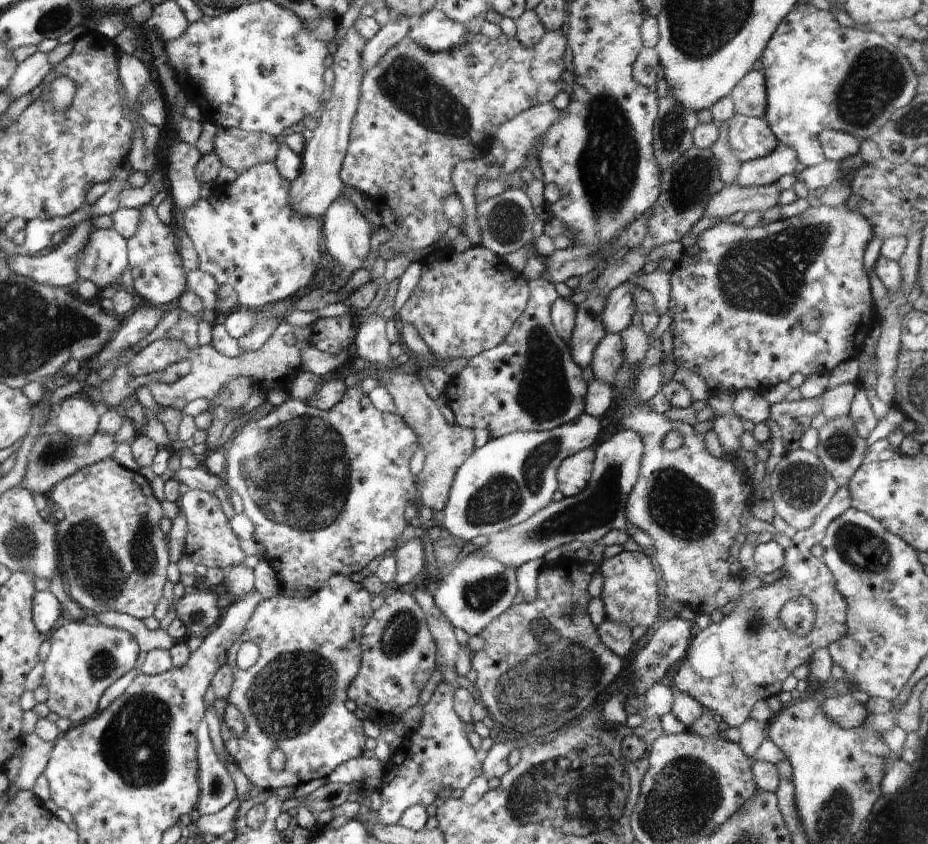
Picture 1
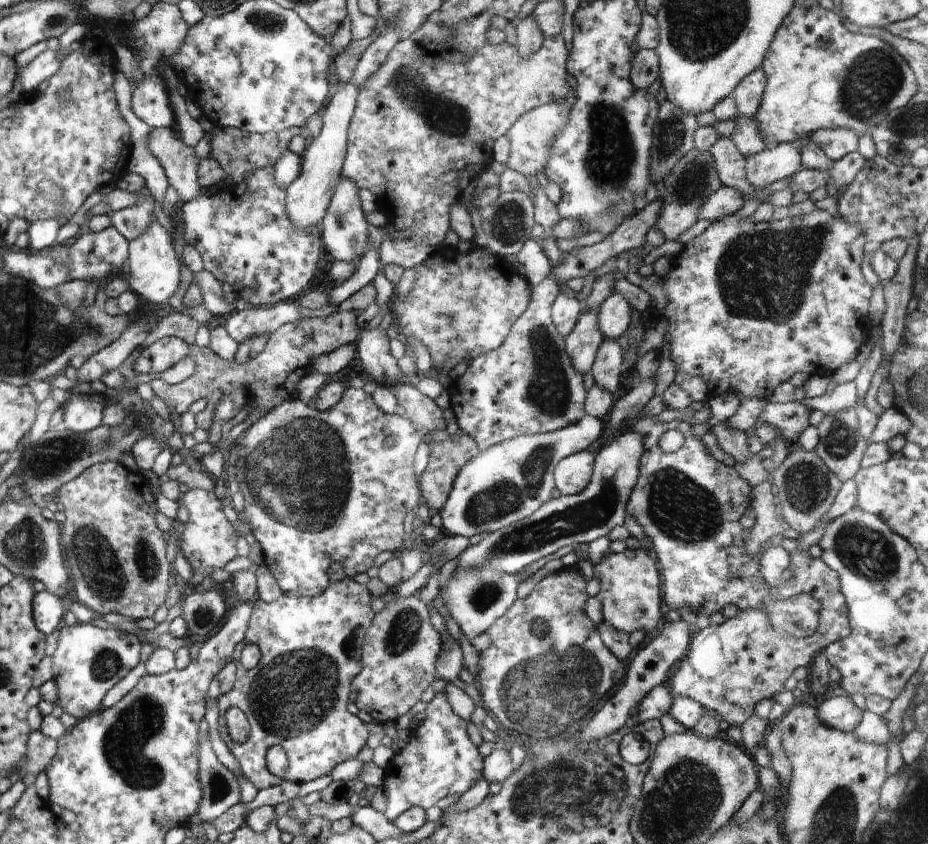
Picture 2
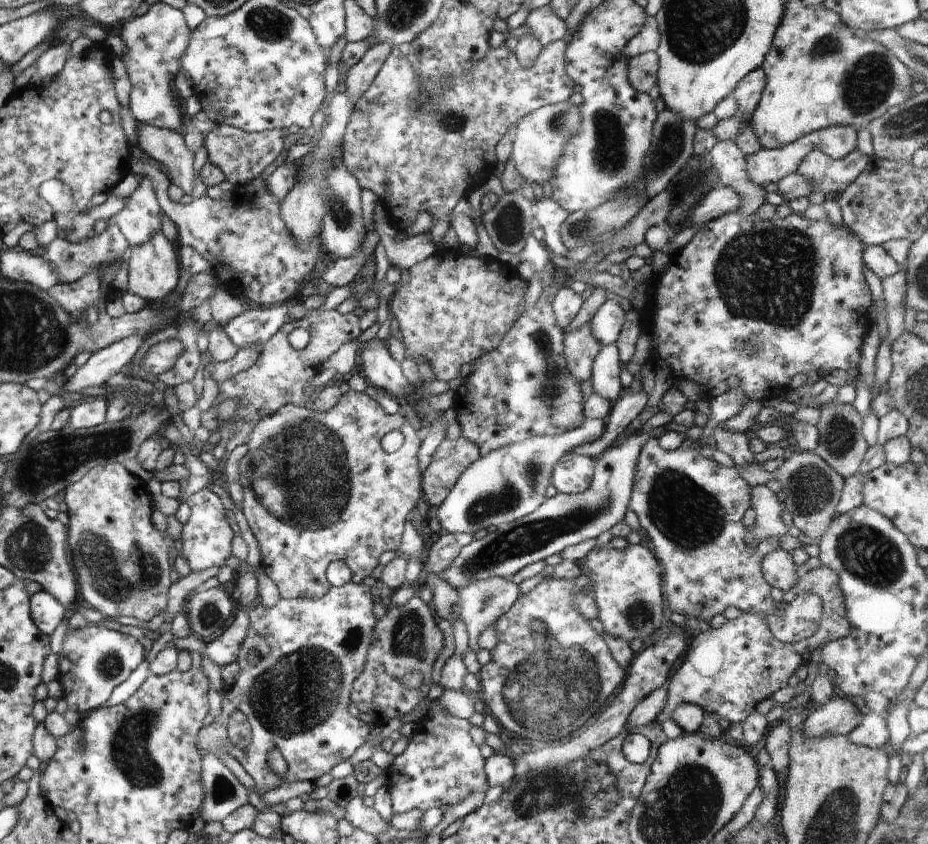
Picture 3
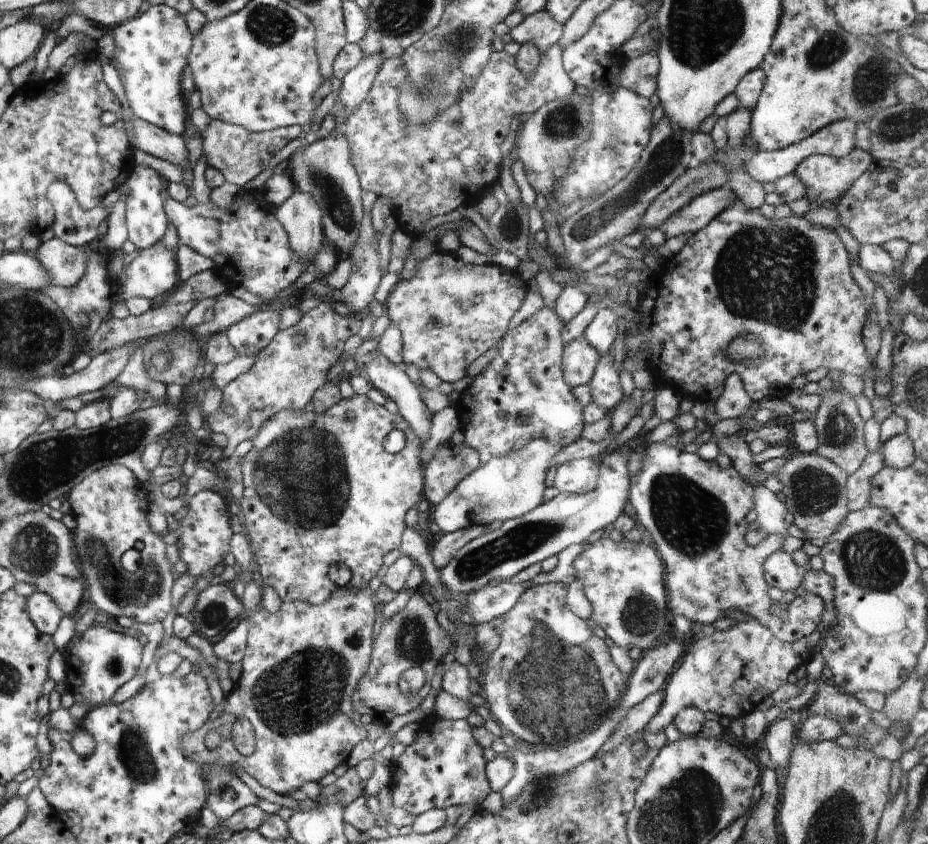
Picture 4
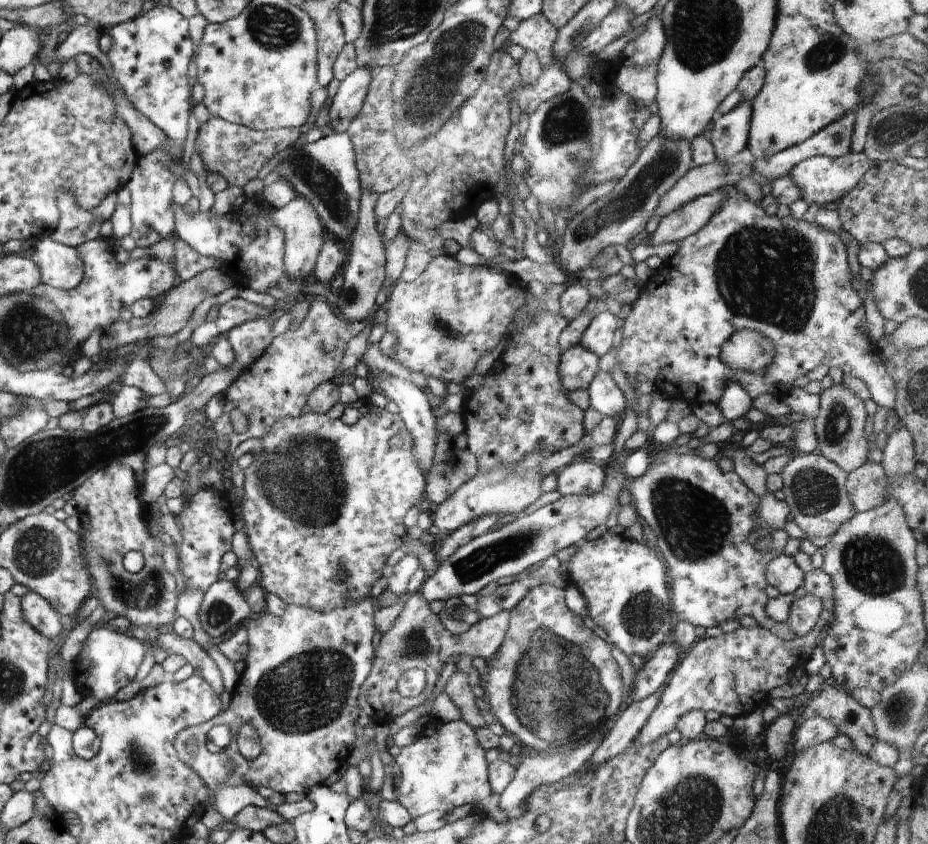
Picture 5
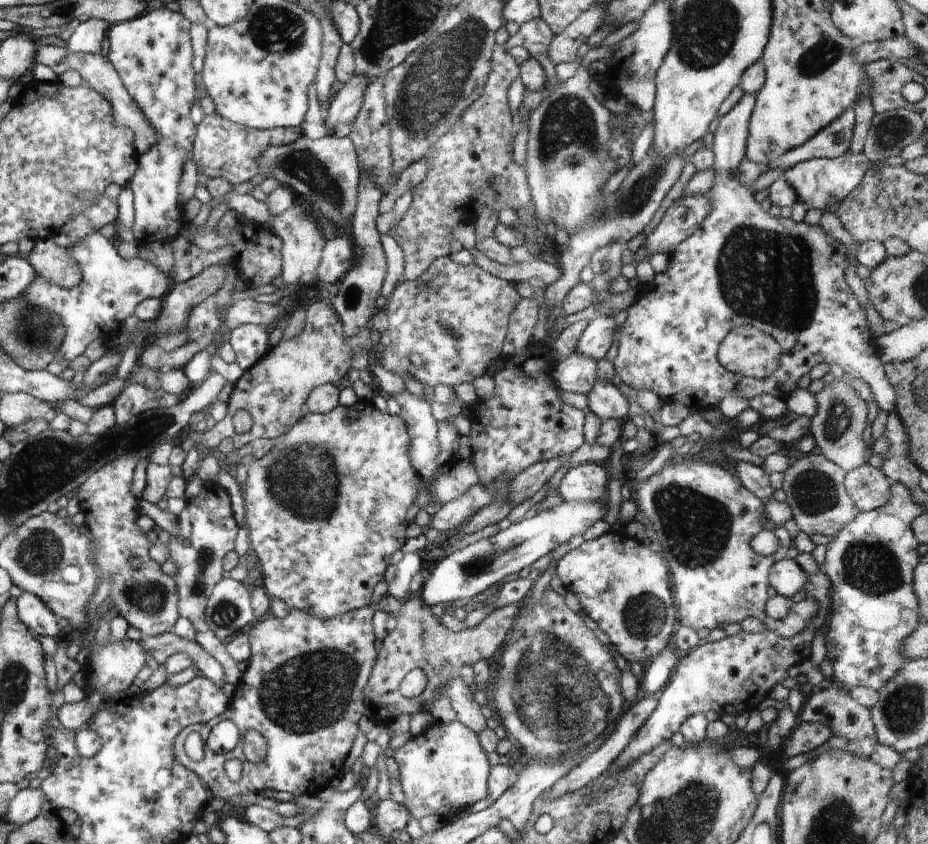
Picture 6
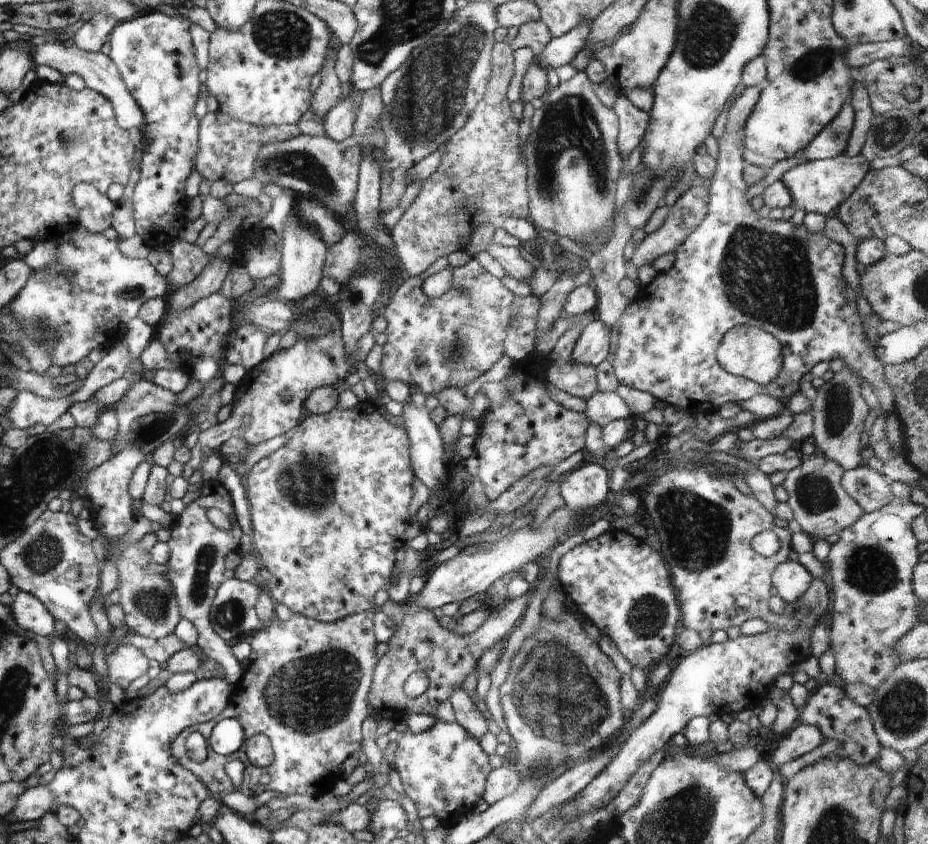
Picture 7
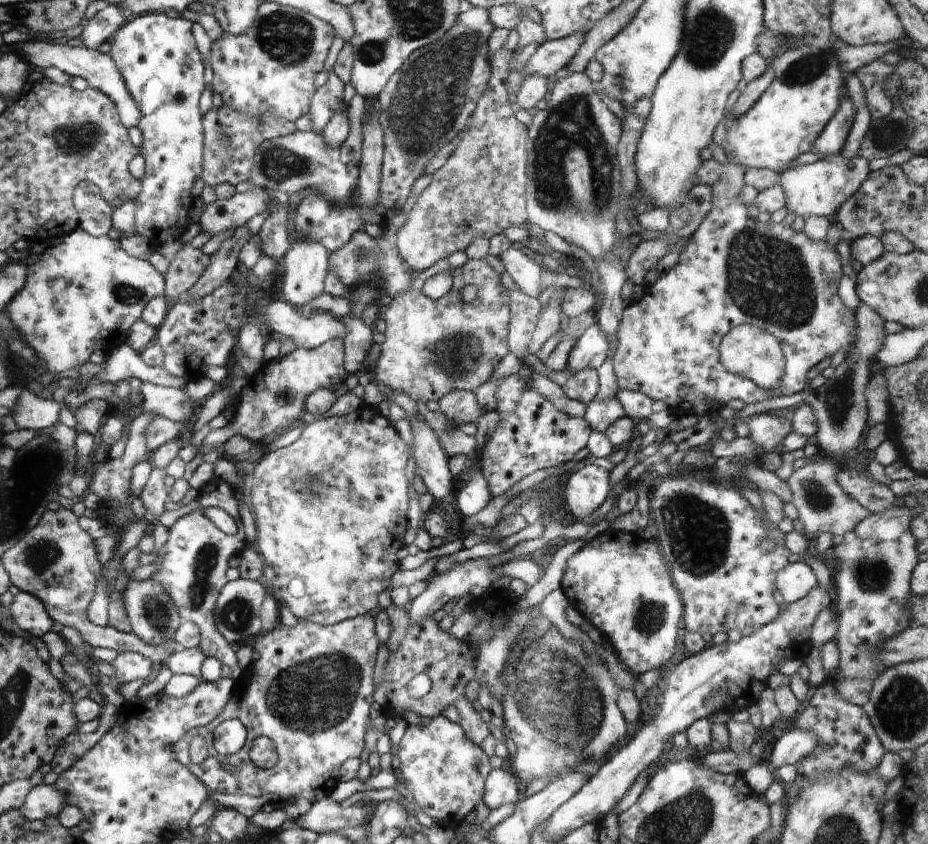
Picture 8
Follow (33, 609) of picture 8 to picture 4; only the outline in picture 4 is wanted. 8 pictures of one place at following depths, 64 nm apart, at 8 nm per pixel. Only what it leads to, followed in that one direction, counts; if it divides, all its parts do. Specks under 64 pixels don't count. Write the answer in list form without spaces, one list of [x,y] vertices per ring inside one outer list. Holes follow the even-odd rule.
[[[36,590],[25,599],[27,613],[36,628],[44,634],[54,634],[58,628],[58,623],[64,617],[55,600]]]

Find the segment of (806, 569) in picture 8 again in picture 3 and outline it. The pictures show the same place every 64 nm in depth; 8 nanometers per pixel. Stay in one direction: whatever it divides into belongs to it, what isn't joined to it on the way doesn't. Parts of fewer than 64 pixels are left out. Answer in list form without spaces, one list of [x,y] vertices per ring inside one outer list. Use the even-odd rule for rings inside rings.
[[[777,548],[768,553],[761,562],[763,577],[771,587],[780,588],[784,593],[792,590],[799,582],[792,555],[784,549]]]

